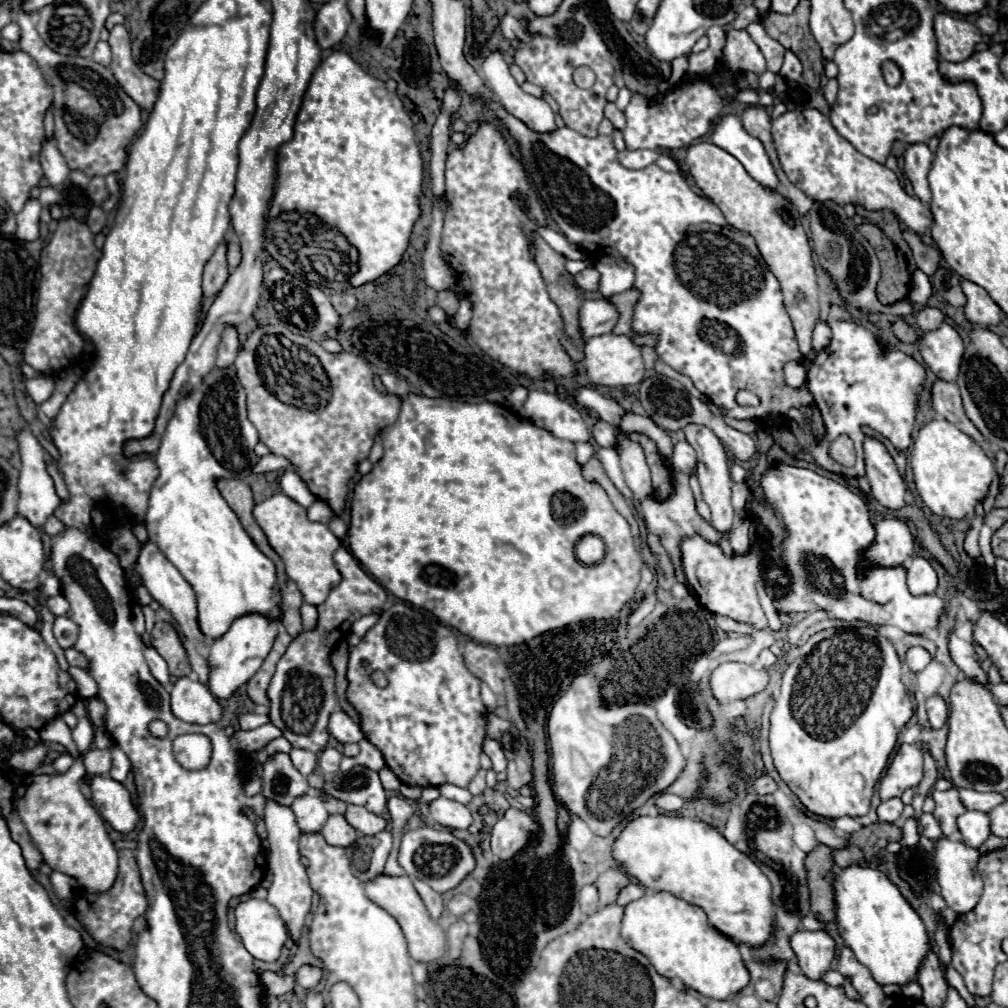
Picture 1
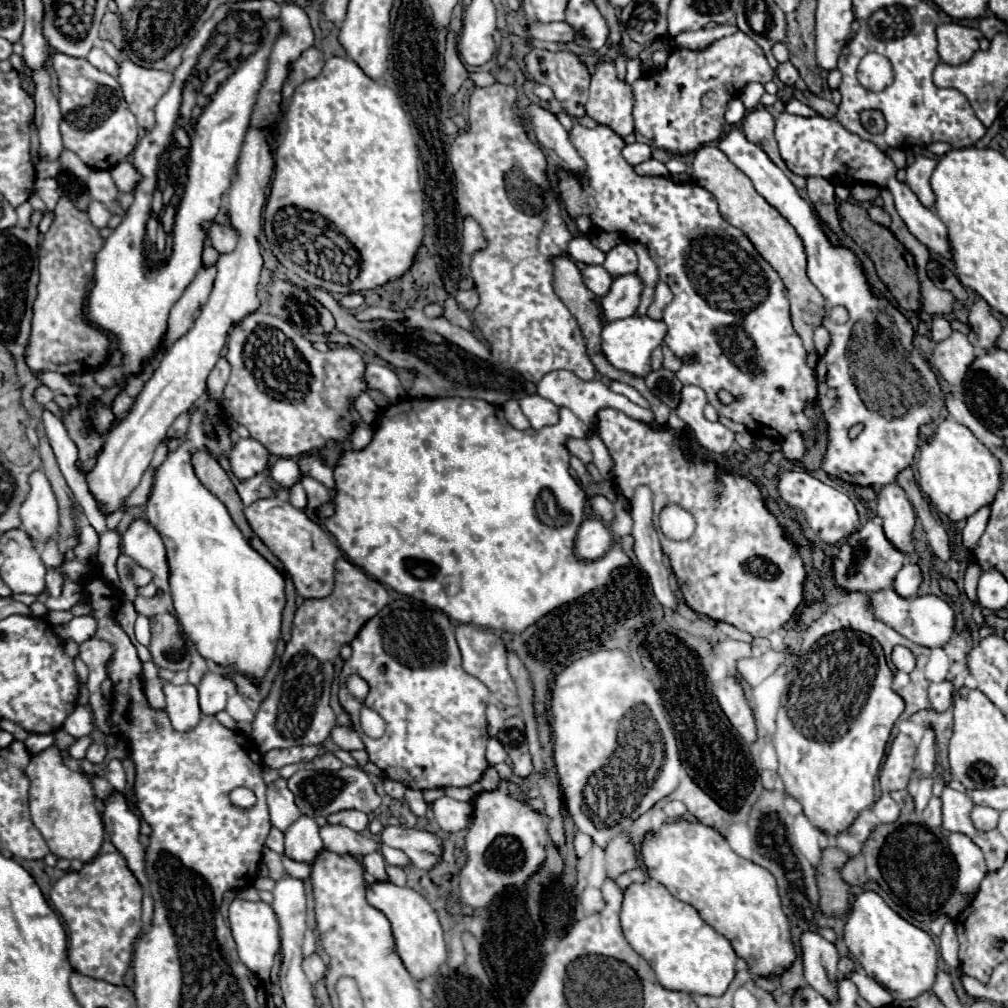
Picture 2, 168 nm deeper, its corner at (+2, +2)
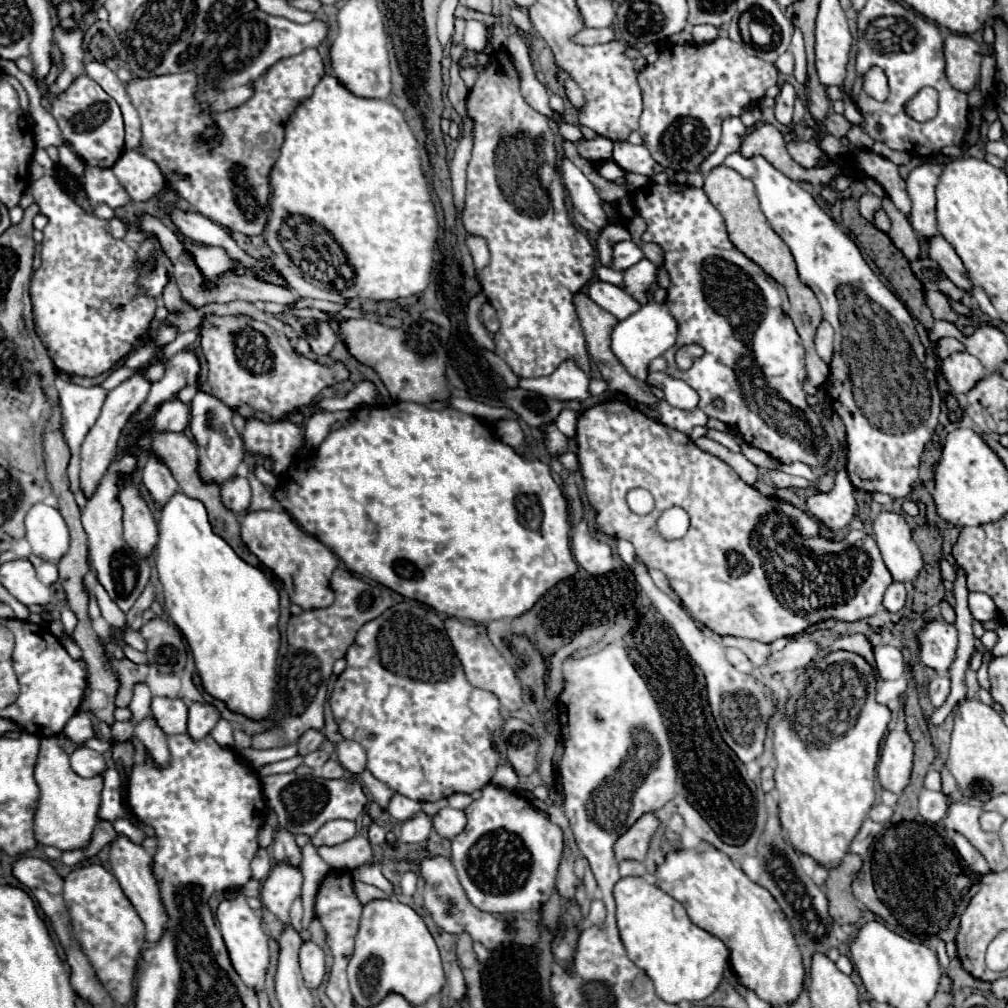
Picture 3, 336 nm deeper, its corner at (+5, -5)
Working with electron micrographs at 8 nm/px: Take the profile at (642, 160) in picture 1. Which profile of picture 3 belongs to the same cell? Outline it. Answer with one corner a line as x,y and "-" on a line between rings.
617,141
613,149
613,161
627,173
639,173
645,177
655,177
653,157
645,145
631,145
627,141

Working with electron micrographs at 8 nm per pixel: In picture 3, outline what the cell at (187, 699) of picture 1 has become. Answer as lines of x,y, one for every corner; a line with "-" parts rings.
155,697
151,703
151,713
157,719
159,727
165,731
165,735
187,733
187,709
189,707
179,697

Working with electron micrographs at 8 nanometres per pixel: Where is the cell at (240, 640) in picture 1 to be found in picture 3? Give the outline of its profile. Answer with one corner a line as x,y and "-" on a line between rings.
191,703
189,705
189,721
187,721
187,733
193,739
203,739
211,733
211,729
221,719
221,713
211,703

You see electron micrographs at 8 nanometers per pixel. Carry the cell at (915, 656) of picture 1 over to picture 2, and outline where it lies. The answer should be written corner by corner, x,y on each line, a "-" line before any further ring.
894,646
892,662
900,672
912,672
914,666
916,666
916,658
906,646

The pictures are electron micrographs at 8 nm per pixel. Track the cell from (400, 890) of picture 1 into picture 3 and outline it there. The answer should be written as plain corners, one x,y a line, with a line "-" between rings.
375,899
363,907
347,975
351,993
361,1007
377,1005
391,991
403,995
411,1005
421,1005
445,985
439,949
423,917
413,907
395,899

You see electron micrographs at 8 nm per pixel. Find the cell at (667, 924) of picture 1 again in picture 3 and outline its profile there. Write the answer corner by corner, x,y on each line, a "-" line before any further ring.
623,877
613,895
617,901
617,927
627,955
651,977
663,1001
701,1001
719,987
729,963
729,949
719,937
691,923
679,901
641,877

